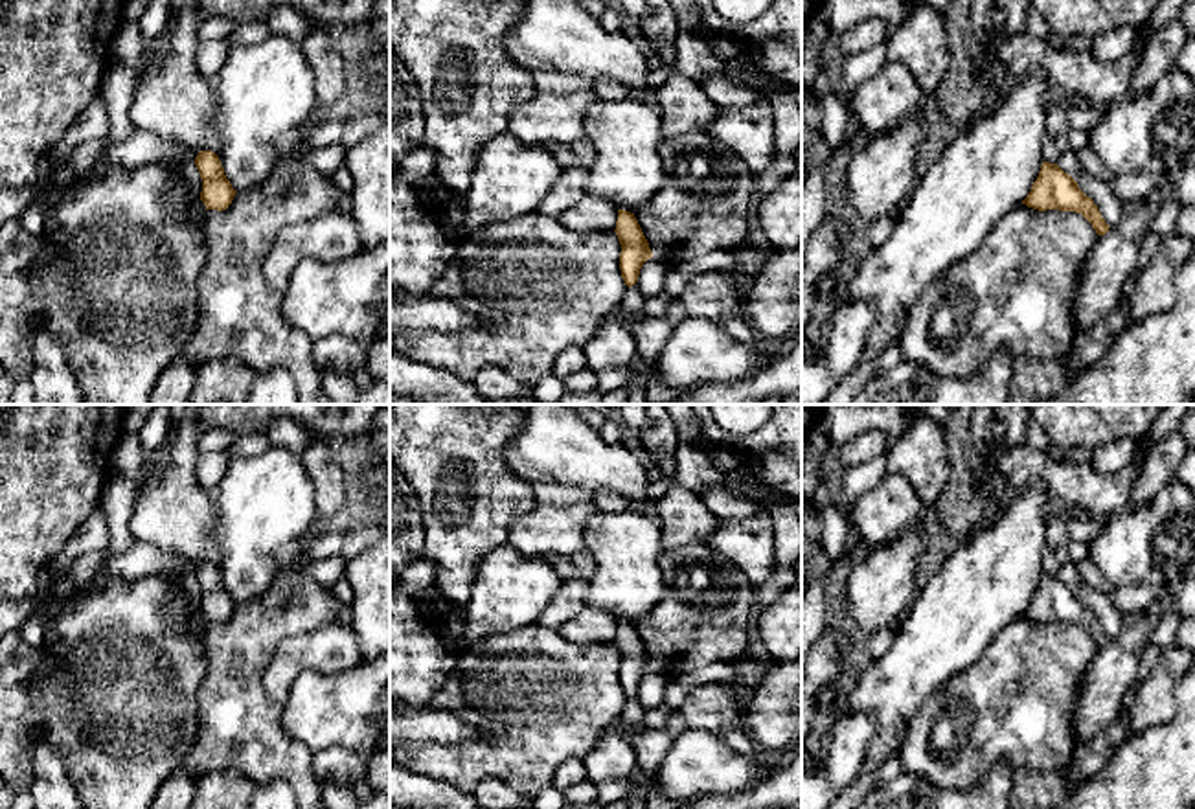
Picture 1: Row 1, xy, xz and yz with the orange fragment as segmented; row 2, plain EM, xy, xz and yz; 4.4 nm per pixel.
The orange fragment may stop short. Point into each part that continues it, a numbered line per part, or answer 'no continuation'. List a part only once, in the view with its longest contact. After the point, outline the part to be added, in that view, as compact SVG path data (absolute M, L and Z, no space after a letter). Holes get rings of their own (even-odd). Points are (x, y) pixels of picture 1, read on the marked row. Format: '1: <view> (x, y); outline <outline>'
no continuation

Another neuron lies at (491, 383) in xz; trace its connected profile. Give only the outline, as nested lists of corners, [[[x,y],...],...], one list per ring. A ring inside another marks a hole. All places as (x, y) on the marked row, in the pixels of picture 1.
[[[485,366],[482,368],[472,384],[476,392],[485,399],[528,399],[531,397],[529,384],[524,384],[520,379],[511,373]]]

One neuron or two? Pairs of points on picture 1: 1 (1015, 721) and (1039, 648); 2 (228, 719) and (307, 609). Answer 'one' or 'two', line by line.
1: one
2: one

